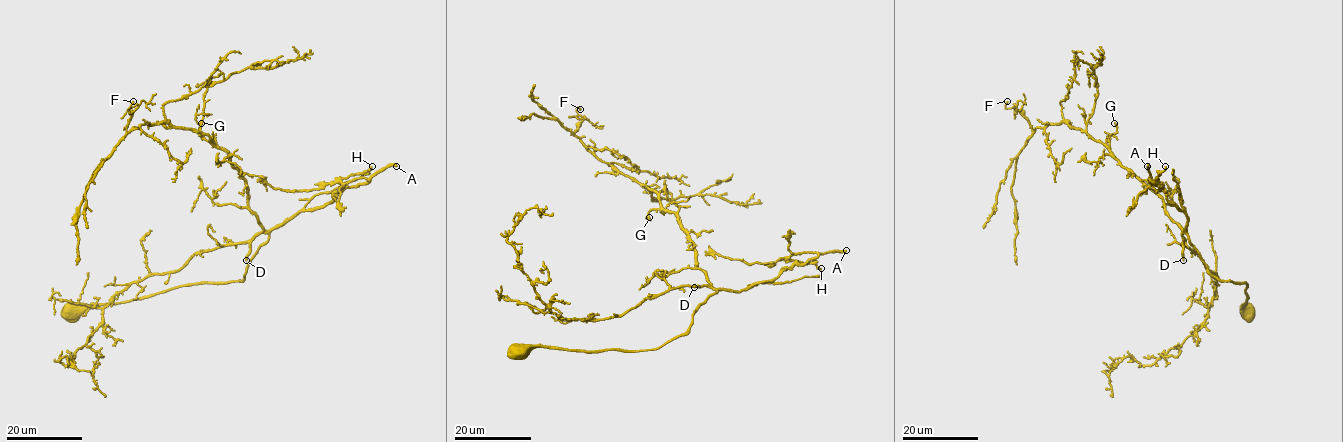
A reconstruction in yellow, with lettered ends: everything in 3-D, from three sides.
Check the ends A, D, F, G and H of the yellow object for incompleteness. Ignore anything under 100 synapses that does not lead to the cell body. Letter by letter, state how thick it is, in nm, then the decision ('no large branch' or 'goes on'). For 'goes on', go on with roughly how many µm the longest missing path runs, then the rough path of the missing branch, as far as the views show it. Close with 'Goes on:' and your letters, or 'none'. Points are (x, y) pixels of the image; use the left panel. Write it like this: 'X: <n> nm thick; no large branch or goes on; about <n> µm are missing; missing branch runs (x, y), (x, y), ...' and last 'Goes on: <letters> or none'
A: 320 nm thick; goes on; about 60 µm are missing; missing branch runs (396, 166), (414, 159), (412, 143), (369, 88), (351, 80), (321, 89), (303, 89), (281, 73)
D: 220 nm thick; no large branch
F: 140 nm thick; no large branch
G: 190 nm thick; no large branch
H: 190 nm thick; no large branch
Goes on: A

